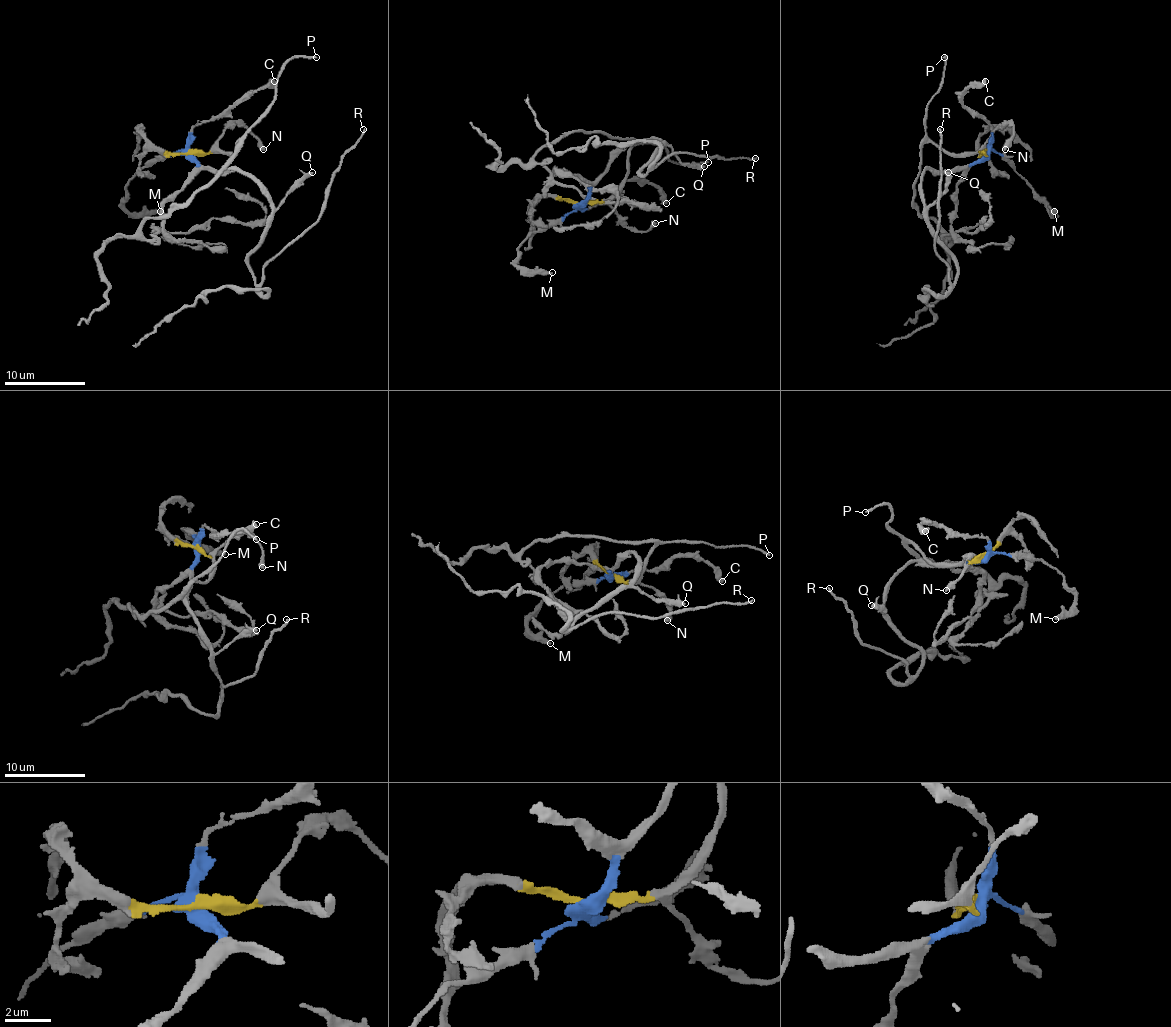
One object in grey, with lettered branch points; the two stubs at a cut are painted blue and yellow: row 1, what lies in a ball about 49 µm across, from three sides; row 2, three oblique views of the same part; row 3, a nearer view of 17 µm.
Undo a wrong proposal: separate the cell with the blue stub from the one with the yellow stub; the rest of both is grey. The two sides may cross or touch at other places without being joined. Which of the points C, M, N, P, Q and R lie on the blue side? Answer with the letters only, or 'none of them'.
C, M, Q, R

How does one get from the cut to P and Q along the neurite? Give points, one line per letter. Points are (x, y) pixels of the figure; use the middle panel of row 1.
P: (579, 204), (607, 202), (613, 196), (628, 173), (628, 151), (638, 143), (660, 145), (670, 161), (709, 161)
Q: (579, 204), (603, 173), (609, 159), (623, 145), (646, 139), (664, 141), (682, 163), (705, 165)

